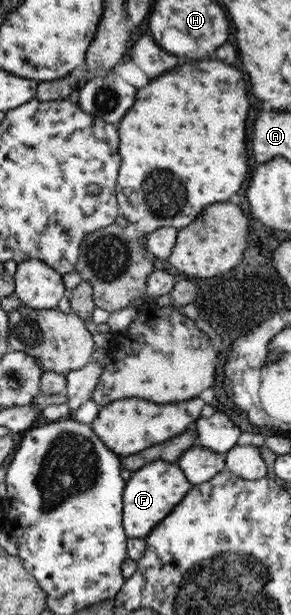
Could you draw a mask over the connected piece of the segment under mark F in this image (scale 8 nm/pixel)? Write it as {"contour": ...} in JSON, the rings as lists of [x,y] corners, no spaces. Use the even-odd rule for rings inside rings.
{"contour":[[[152,461],[131,472],[122,493],[122,528],[127,538],[145,538],[154,525],[161,522],[192,485],[175,463]]]}

